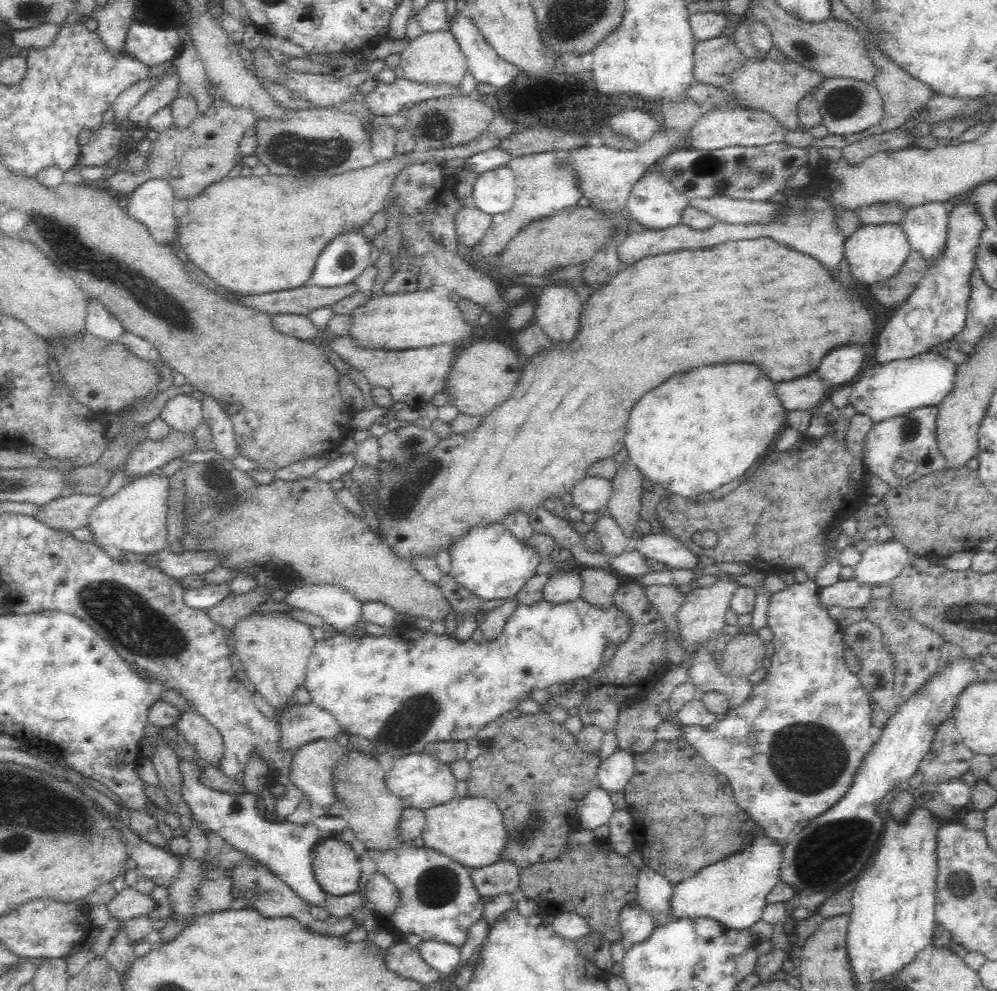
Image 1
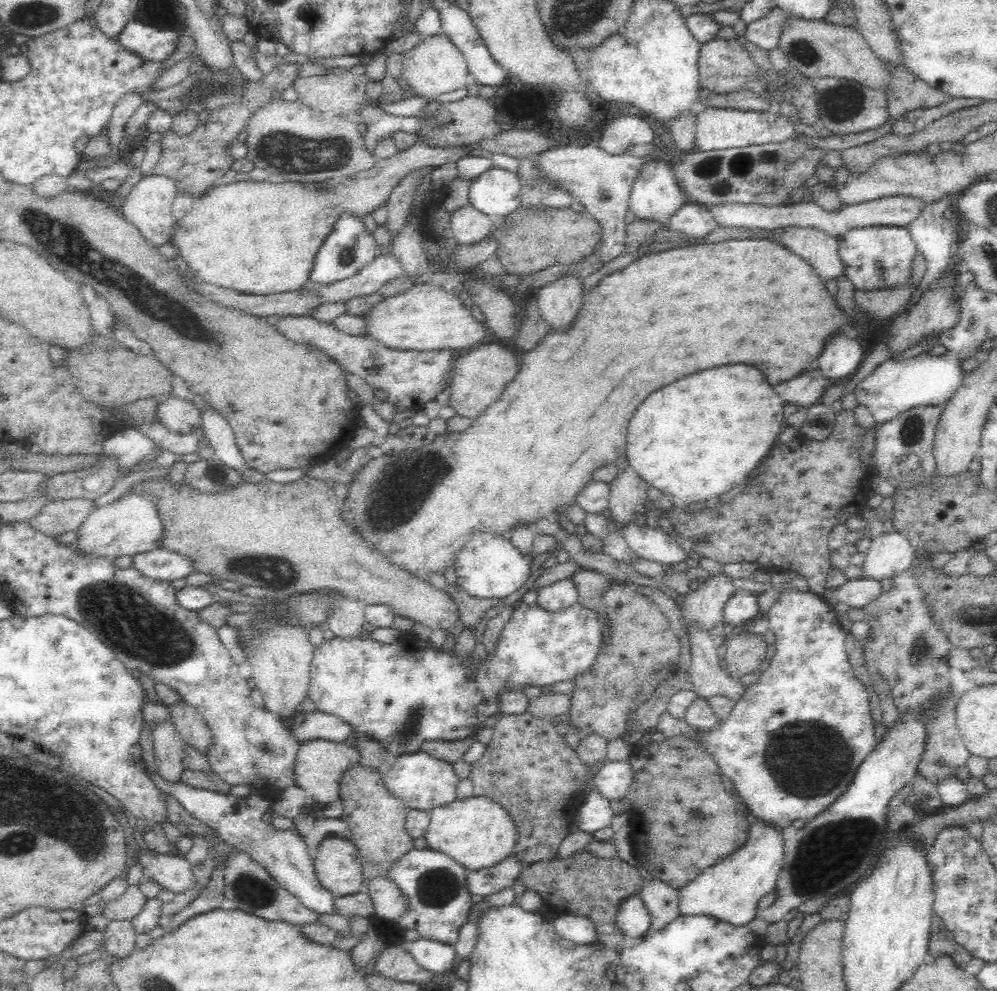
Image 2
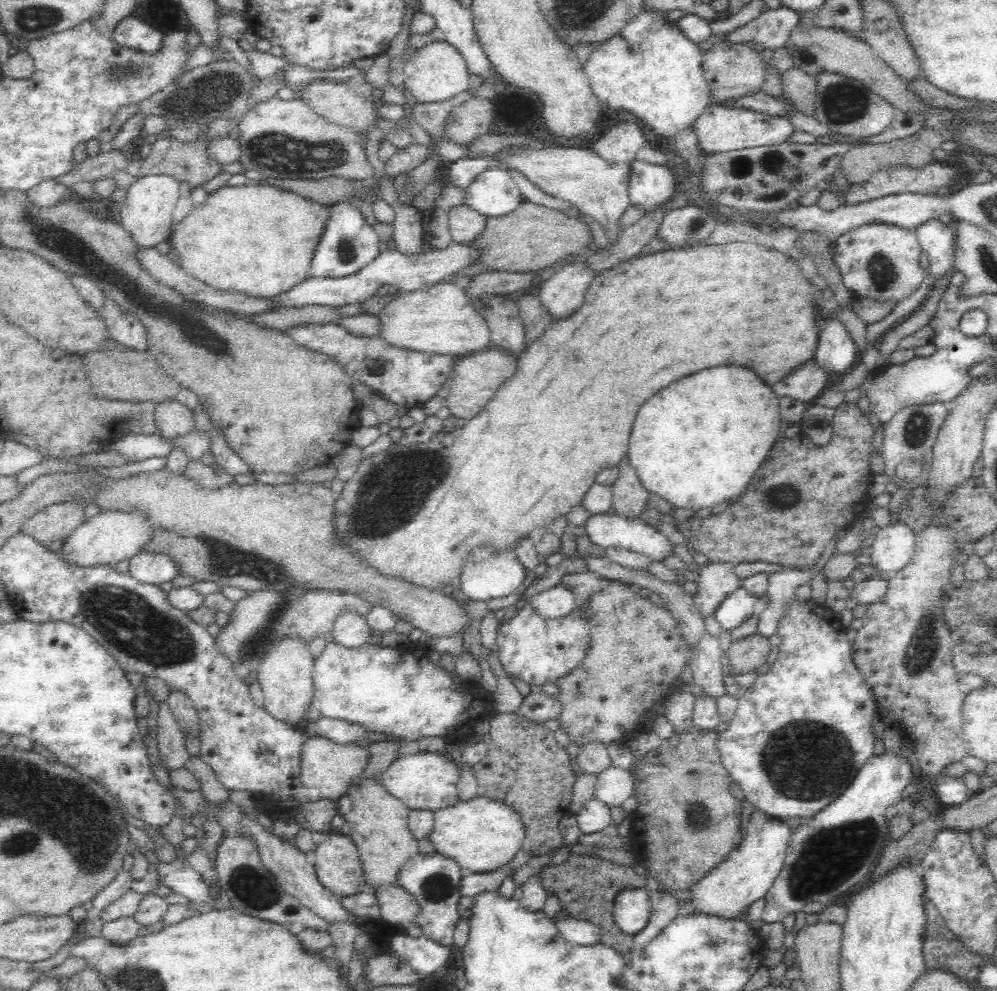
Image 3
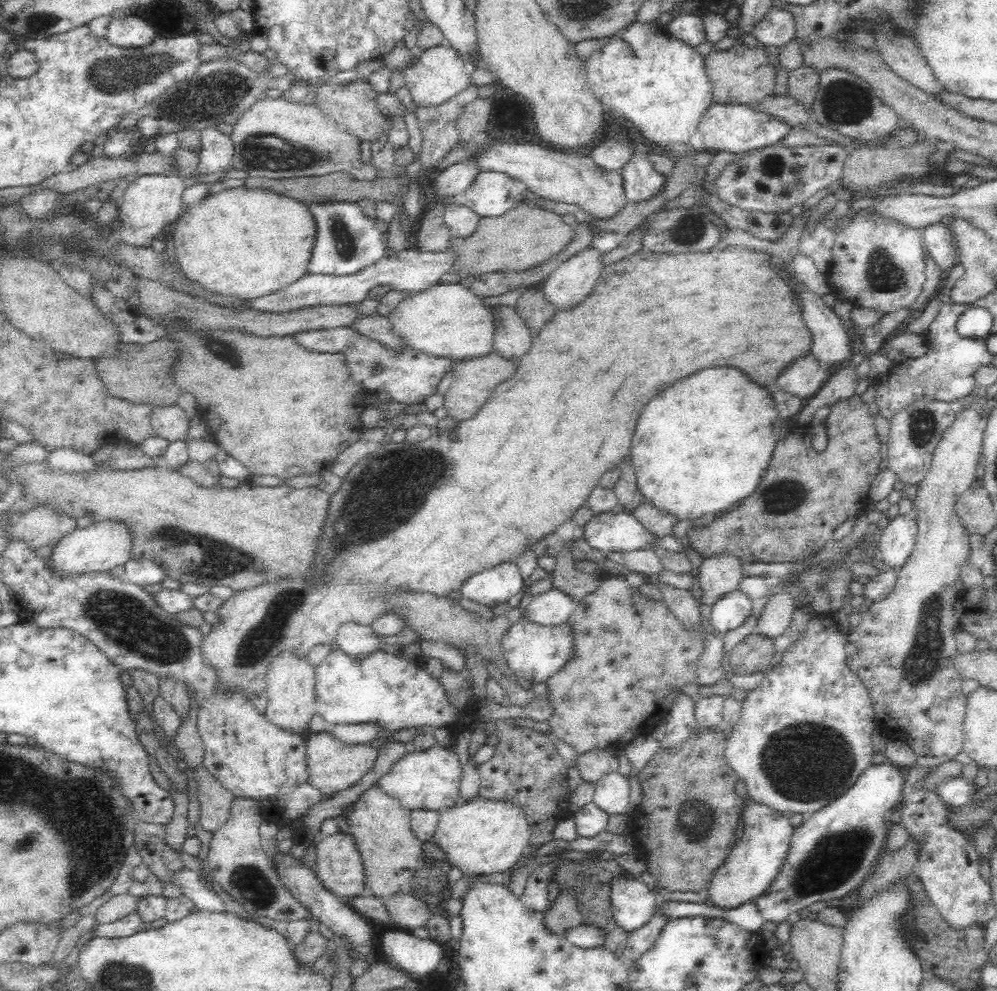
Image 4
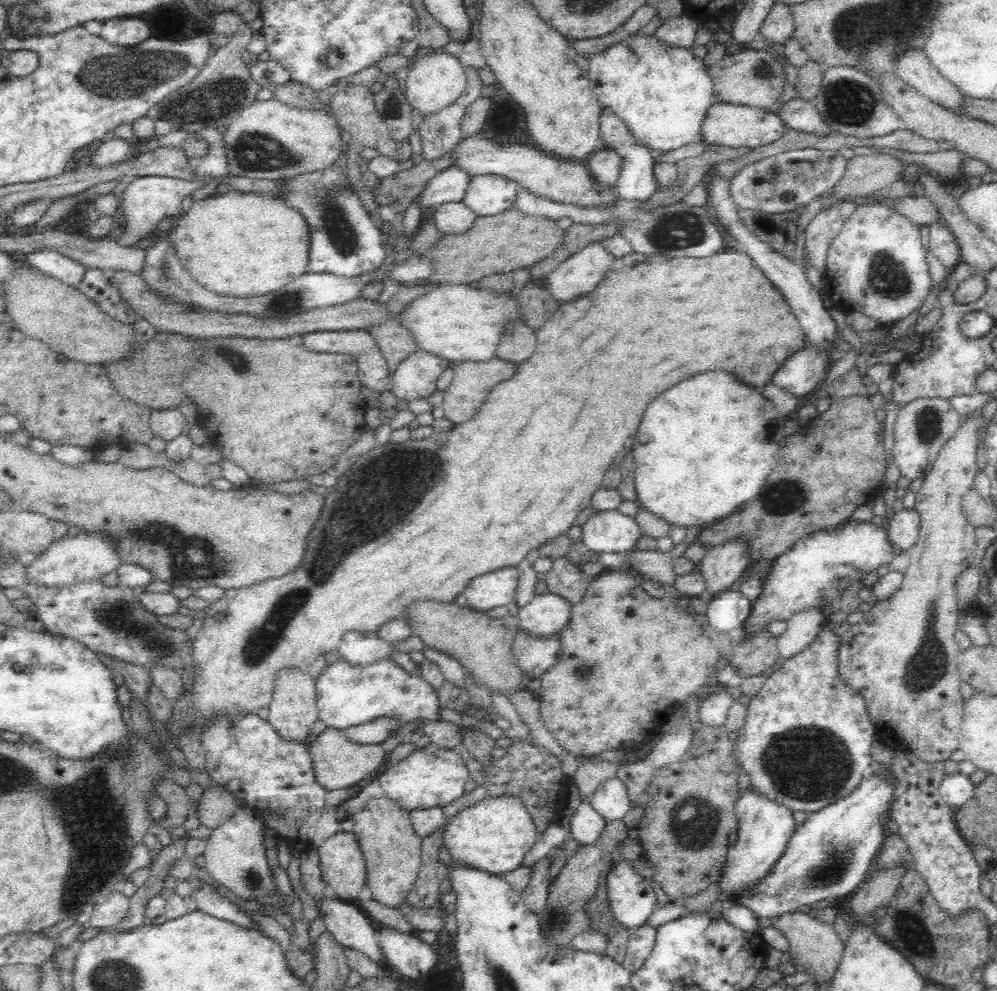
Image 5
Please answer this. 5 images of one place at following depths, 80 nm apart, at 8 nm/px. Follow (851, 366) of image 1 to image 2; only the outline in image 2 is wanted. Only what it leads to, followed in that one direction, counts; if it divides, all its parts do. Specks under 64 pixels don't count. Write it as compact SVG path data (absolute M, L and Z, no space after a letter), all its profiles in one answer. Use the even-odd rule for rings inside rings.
M836 338L826 346L826 352L818 358L818 371L829 384L852 378L861 366L864 350L855 338Z

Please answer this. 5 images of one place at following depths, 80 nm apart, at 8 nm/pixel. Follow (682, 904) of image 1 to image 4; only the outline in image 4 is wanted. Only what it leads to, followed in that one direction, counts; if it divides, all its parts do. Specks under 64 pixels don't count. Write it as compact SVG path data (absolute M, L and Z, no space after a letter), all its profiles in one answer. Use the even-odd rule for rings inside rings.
M746 798L744 806L742 806L742 818L744 822L744 836L737 841L737 844L722 863L722 866L714 870L713 875L710 877L710 880L707 880L701 892L702 900L706 900L708 906L721 908L726 912L757 900L758 896L762 896L770 888L770 884L774 882L778 872L780 872L780 868L782 868L782 862L786 858L795 830L790 824L789 816L780 815L779 812L774 812L767 806L756 804L749 798Z

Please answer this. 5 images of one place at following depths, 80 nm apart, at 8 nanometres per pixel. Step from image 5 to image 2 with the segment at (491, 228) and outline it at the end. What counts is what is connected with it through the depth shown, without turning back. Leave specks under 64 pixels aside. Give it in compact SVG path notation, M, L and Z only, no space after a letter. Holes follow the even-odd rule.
M570 208L549 209L548 211L524 211L516 209L512 215L504 217L507 230L502 227L492 228L501 242L496 257L507 273L528 277L553 265L566 265L585 260L595 255L598 244L602 241L602 224L585 208L582 212L574 212Z

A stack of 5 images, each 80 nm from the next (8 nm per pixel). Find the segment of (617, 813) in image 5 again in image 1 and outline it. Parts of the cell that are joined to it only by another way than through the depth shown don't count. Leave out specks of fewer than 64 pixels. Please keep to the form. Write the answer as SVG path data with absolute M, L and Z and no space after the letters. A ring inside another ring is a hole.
M618 749L602 760L597 776L606 791L622 791L635 772L634 755L626 749Z

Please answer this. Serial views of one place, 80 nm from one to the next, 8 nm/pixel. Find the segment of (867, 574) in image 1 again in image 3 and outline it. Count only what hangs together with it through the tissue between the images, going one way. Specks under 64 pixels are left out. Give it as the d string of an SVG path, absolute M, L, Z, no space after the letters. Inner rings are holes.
M894 521L875 534L870 548L870 568L891 577L912 560L915 536L905 524Z

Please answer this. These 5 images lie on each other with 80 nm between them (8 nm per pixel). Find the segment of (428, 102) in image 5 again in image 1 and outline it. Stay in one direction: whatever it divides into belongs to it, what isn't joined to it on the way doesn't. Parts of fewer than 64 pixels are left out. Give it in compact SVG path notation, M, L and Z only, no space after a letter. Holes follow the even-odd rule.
M438 29L432 32L423 32L412 39L401 50L399 64L404 71L404 77L416 82L448 82L454 85L461 83L467 72L466 57L461 51L456 36L450 30Z

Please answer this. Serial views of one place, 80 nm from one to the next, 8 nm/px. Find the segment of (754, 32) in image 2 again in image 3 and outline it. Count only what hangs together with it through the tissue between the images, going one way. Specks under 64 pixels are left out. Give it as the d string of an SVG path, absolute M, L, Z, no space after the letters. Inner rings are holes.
M786 7L769 8L752 22L726 35L728 41L749 43L770 54L785 46L792 30L800 22L800 14Z

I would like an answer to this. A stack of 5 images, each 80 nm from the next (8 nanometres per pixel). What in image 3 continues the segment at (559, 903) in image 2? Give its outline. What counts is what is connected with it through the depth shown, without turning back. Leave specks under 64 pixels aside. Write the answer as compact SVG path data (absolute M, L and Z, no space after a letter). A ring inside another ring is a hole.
M570 854L562 864L546 868L542 874L542 888L547 896L556 892L560 898L561 908L571 917L580 917L593 922L600 929L599 942L604 946L612 947L619 953L626 951L624 943L626 934L620 930L613 917L613 908L616 896L629 888L644 888L646 879L637 874L630 866L620 862L609 861L599 856L586 854Z

